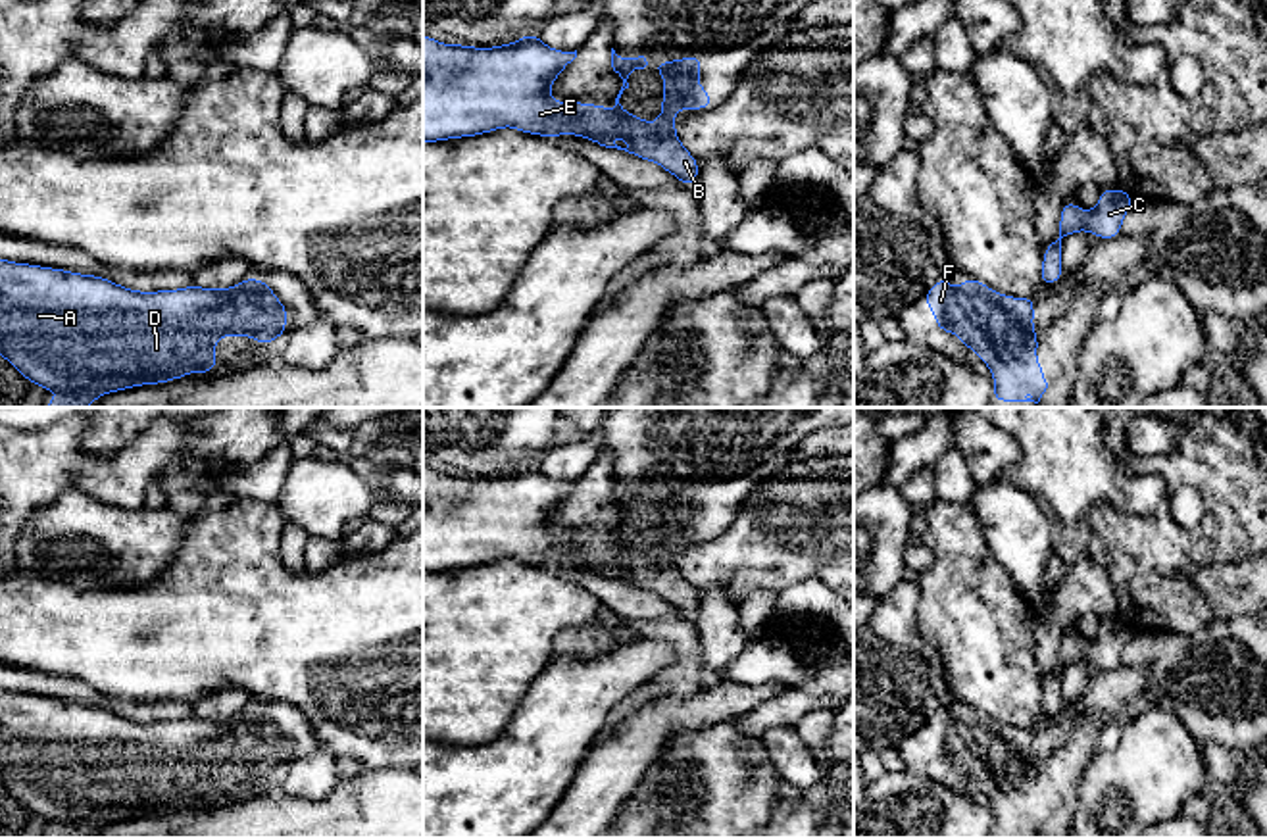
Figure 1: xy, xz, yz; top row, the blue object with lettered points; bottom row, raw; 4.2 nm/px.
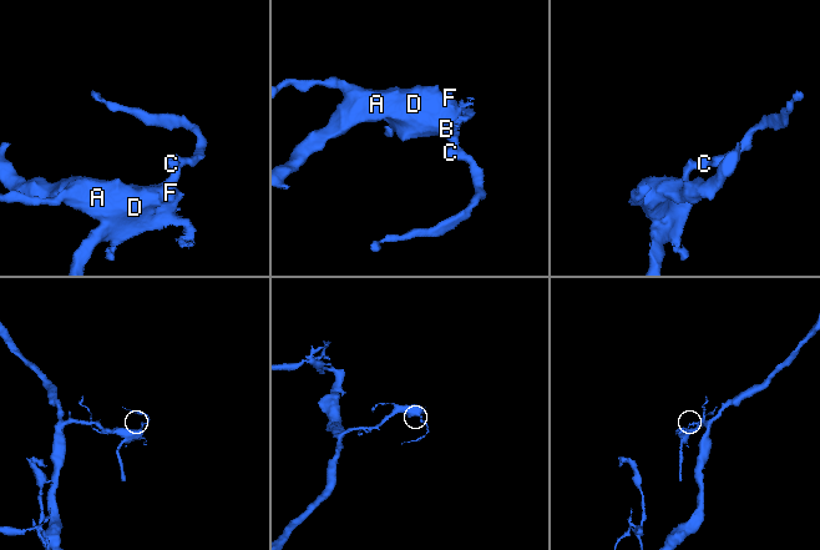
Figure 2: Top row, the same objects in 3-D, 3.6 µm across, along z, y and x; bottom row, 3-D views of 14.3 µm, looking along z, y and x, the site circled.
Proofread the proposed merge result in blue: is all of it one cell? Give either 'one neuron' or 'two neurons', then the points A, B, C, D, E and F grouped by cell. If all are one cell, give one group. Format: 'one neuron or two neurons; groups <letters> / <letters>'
one neuron; groups A B C D E F

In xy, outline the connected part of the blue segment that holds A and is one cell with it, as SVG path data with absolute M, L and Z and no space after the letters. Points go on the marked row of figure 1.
M0 259L0 356L31 384L73 390L44 407L88 407L104 394L215 371L219 336L252 336L261 348L286 331L288 308L258 277L231 288L198 284L140 292L104 279L56 267Z

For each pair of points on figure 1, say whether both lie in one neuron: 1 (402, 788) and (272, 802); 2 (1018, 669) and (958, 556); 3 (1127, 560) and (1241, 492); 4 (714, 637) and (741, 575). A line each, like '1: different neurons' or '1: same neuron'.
1: same neuron
2: same neuron
3: same neuron
4: different neurons

